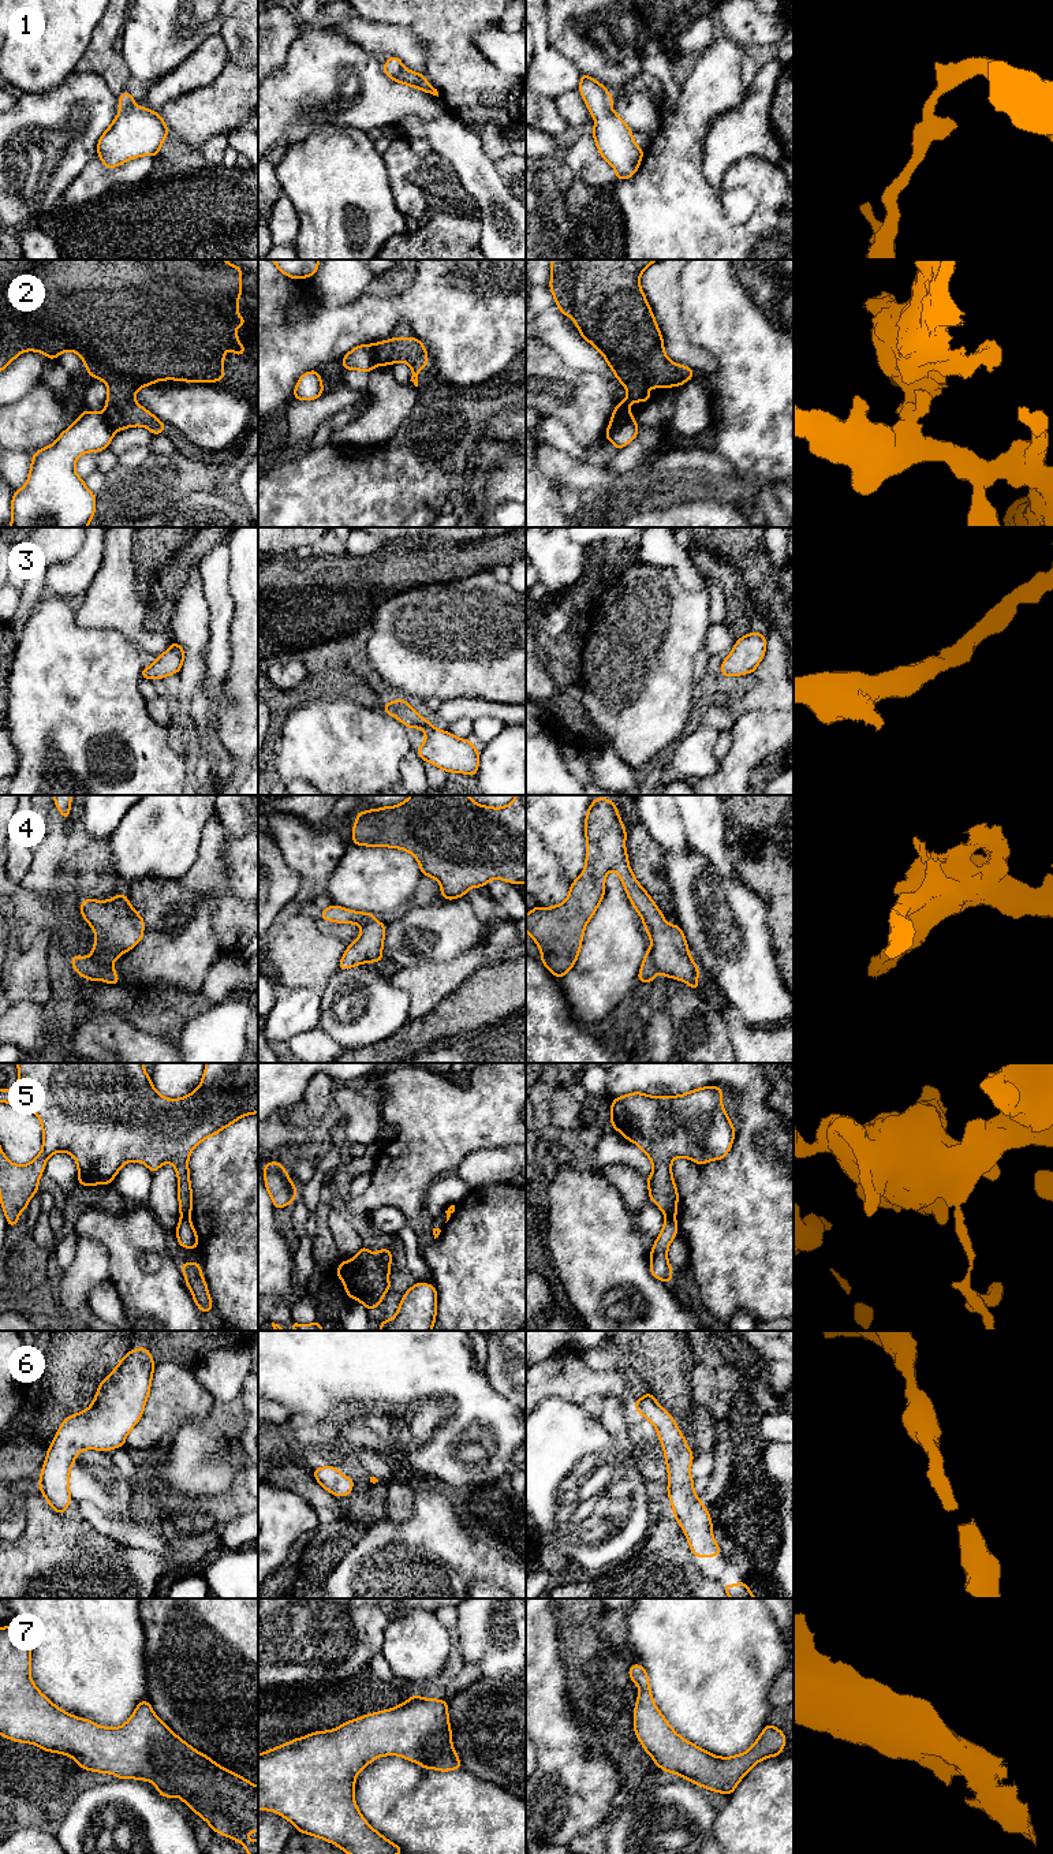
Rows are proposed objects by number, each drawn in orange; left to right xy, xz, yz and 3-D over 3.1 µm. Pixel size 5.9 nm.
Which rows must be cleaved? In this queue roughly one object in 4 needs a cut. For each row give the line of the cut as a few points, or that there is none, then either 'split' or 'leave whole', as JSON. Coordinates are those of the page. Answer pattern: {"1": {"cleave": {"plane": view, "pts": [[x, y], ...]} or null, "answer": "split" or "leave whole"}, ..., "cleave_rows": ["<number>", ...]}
{"1": {"cleave": null, "answer": "leave whole"}, "2": {"cleave": {"plane": "yz", "pts": [[631, 414], [624, 420], [613, 420], [611, 422]]}, "answer": "split"}, "3": {"cleave": null, "answer": "leave whole"}, "4": {"cleave": {"plane": "yz", "pts": [[652, 946], [653, 965], [658, 972]]}, "answer": "split"}, "5": {"cleave": {"plane": "yz", "pts": [[665, 1216], [674, 1218]]}, "answer": "split"}, "6": {"cleave": null, "answer": "leave whole"}, "7": {"cleave": null, "answer": "leave whole"}, "cleave_rows": ["2", "4", "5"]}

